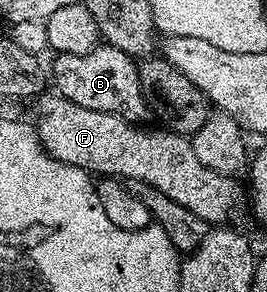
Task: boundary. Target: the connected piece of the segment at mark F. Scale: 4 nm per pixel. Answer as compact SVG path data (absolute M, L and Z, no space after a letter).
M51 91L38 98L39 140L59 160L79 165L95 175L120 179L141 179L169 195L173 203L181 203L195 217L211 227L219 227L239 205L239 185L234 176L210 169L197 159L190 140L182 133L172 133L166 127L139 129L138 124L126 121L118 113L89 111L77 107L69 99Z

